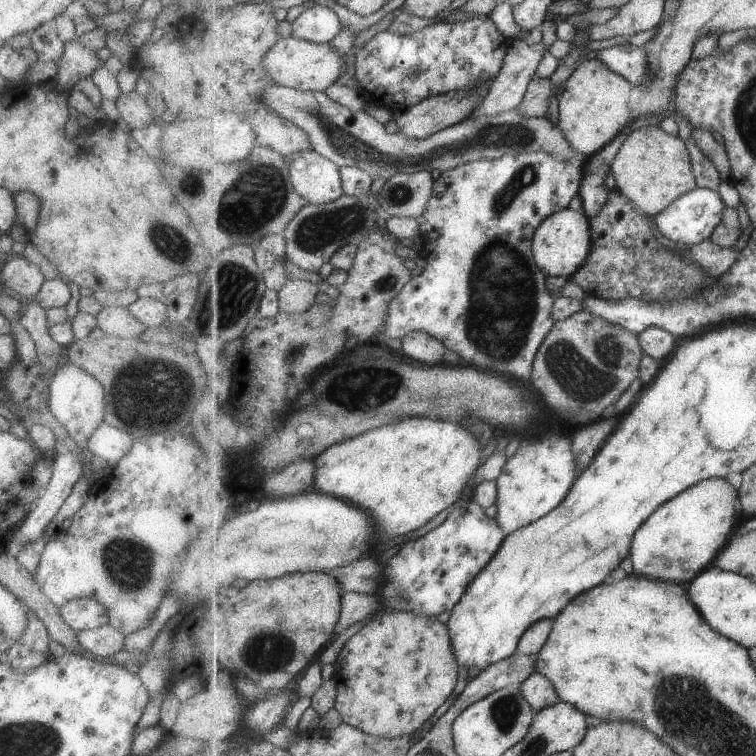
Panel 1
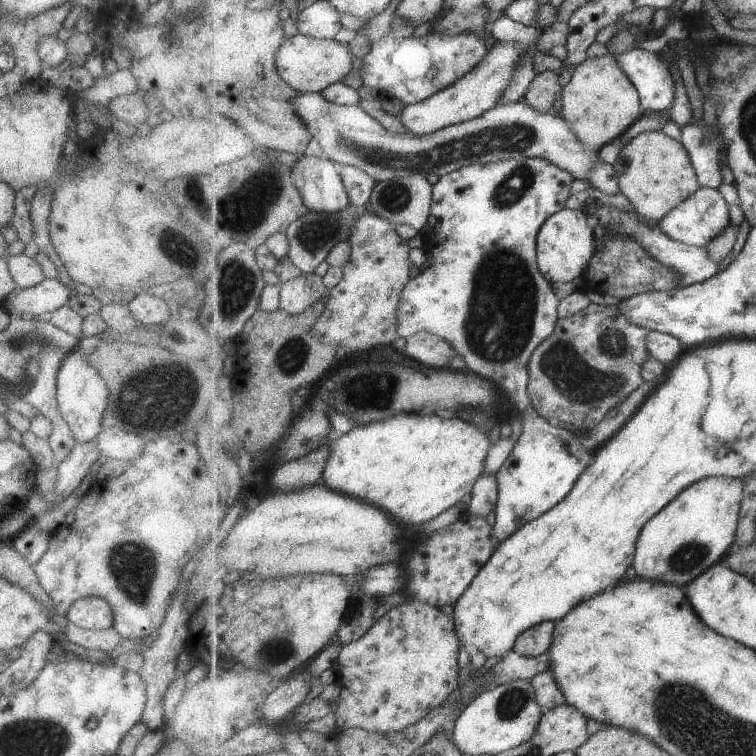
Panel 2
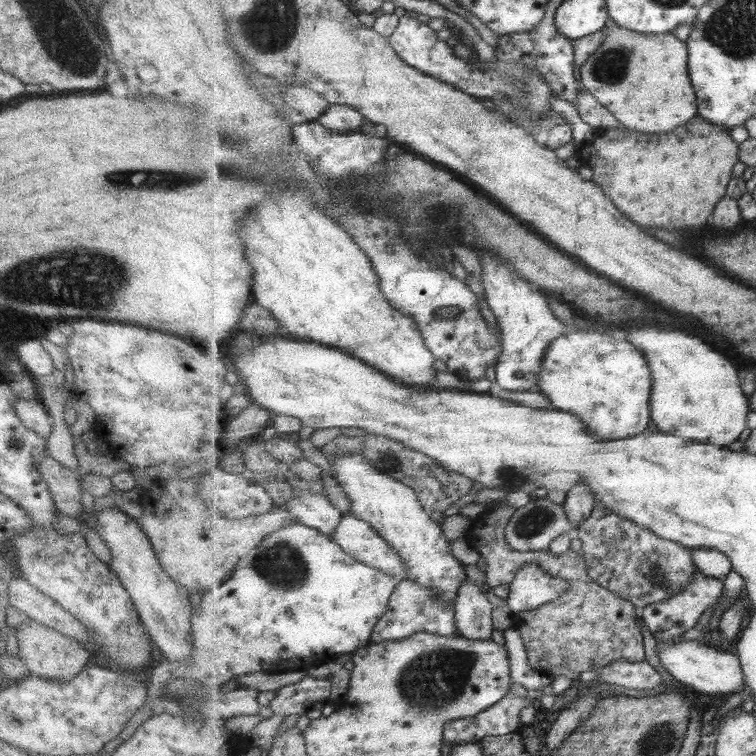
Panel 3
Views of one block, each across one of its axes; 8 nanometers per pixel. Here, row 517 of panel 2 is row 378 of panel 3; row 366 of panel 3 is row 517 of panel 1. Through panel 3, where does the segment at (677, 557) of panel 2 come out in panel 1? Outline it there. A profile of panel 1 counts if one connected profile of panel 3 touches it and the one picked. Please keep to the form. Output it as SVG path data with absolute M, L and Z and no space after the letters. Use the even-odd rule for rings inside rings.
M711 478L660 506L633 537L631 559L636 574L687 586L712 566L729 542L737 522L740 489L732 478Z

